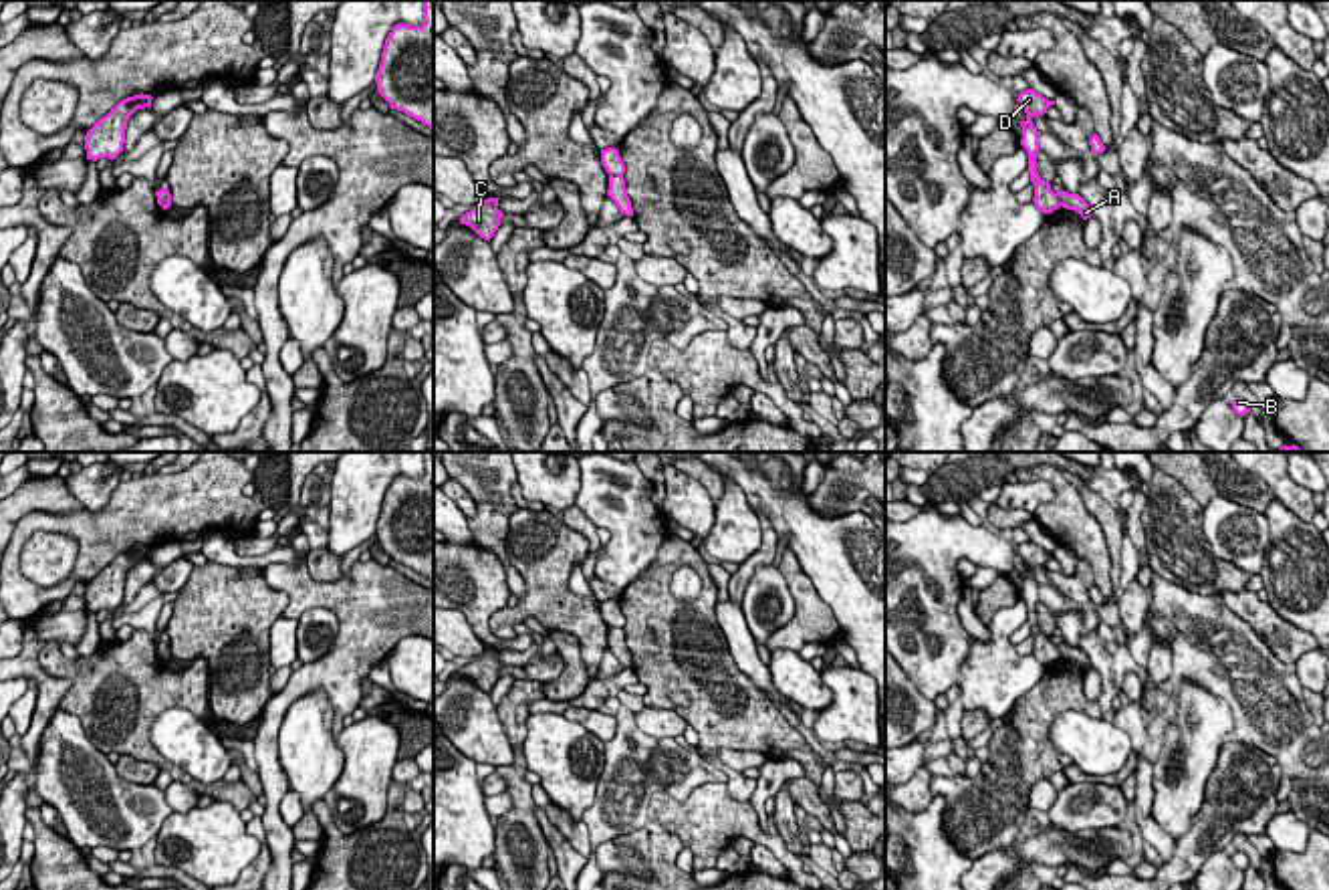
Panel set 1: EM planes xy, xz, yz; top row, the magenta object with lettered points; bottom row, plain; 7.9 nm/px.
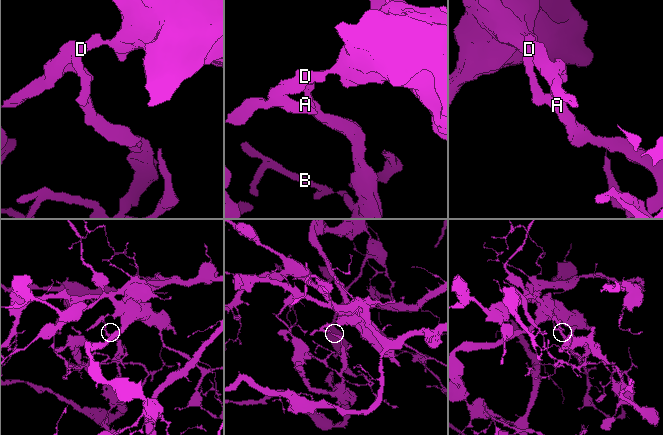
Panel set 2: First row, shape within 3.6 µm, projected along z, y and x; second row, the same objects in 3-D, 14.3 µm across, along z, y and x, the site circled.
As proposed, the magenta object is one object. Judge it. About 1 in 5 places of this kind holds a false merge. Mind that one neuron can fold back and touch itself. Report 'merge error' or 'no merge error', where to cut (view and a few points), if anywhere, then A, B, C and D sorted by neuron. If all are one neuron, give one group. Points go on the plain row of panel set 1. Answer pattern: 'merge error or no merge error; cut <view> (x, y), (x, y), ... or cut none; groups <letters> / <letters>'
merge error; cut xz (610, 626), (622, 628); groups A / B C D

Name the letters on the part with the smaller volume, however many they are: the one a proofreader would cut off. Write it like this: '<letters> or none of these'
A

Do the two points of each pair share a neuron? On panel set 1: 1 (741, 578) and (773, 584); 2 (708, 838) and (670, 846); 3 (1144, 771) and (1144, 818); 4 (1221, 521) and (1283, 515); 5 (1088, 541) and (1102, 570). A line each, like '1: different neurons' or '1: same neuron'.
1: different neurons
2: different neurons
3: same neuron
4: different neurons
5: same neuron

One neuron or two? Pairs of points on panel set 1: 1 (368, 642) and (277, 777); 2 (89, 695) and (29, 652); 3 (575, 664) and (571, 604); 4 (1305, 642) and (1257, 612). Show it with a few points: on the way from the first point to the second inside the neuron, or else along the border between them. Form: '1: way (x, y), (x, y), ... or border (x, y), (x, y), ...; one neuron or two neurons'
1: way (327, 675), (305, 679), (275, 709), (269, 737); one neuron
2: border (49, 640), (39, 662), (71, 683), (61, 703); two neurons
3: border (549, 630), (567, 630), (577, 640), (589, 679); two neurons
4: way (1293, 642), (1275, 624), (1269, 624); one neuron

